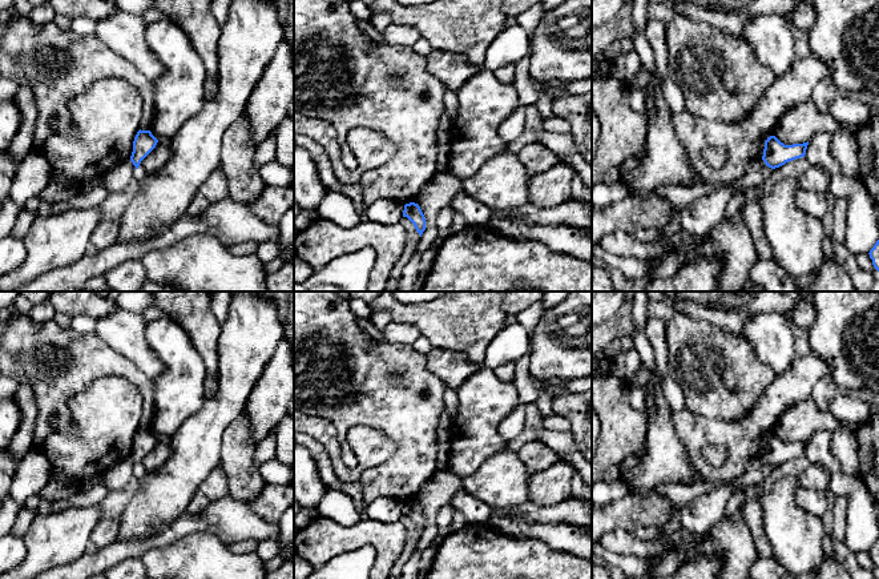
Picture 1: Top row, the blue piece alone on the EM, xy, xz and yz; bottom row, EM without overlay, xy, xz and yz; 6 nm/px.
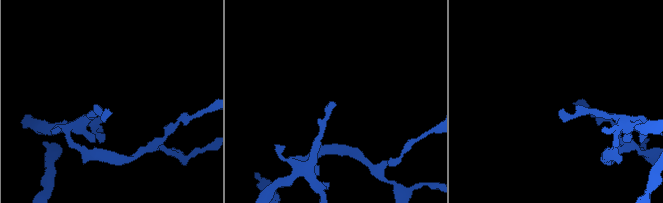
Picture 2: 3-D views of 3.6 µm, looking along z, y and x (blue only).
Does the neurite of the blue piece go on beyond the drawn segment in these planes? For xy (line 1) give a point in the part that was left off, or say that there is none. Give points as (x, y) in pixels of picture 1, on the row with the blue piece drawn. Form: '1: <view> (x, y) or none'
1: none

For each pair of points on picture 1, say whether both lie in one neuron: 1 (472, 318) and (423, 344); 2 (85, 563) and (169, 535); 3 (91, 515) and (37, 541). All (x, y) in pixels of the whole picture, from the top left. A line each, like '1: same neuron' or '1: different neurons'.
1: different neurons
2: same neuron
3: same neuron

